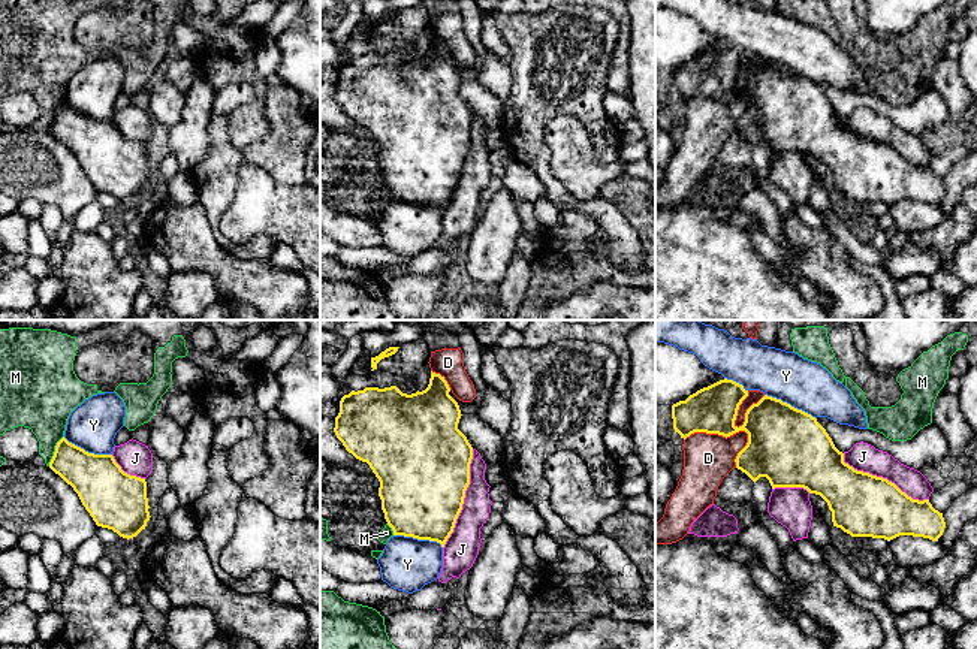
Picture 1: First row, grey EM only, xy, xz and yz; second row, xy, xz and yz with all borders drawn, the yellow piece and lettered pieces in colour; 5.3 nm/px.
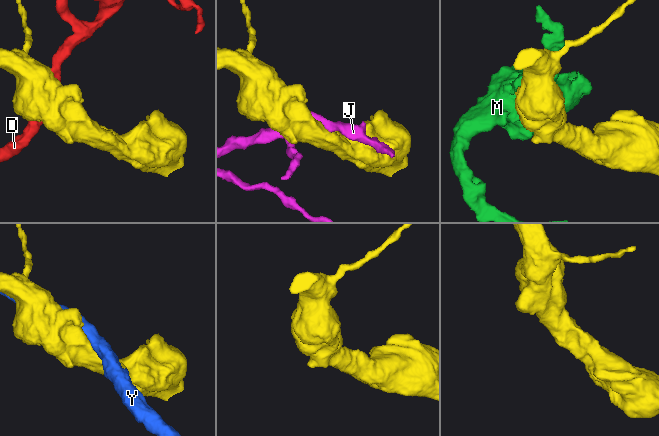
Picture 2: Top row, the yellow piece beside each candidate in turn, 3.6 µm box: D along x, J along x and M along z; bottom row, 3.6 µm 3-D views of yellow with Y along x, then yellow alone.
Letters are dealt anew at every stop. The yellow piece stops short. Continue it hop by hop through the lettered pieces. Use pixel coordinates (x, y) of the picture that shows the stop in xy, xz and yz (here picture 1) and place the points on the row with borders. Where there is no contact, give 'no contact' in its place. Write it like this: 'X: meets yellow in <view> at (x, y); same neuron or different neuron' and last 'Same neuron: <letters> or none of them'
D: meets yellow in yz at (730, 434); different neuron
J: meets yellow in xz at (464, 497); different neuron
M: meets yellow in xy at (56, 450); different neuron
Y: meets yellow in yz at (789, 404); same neuron
Same neuron: Y

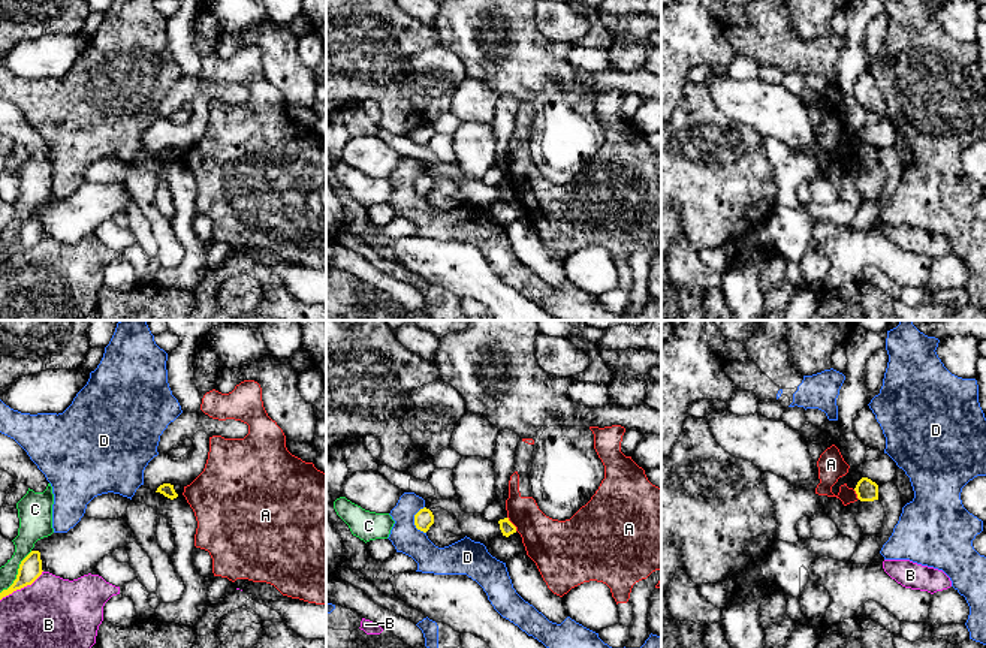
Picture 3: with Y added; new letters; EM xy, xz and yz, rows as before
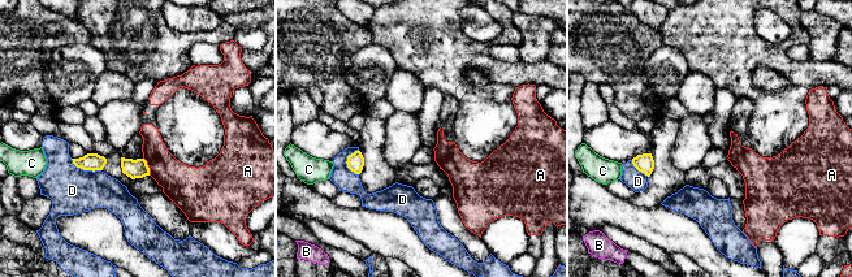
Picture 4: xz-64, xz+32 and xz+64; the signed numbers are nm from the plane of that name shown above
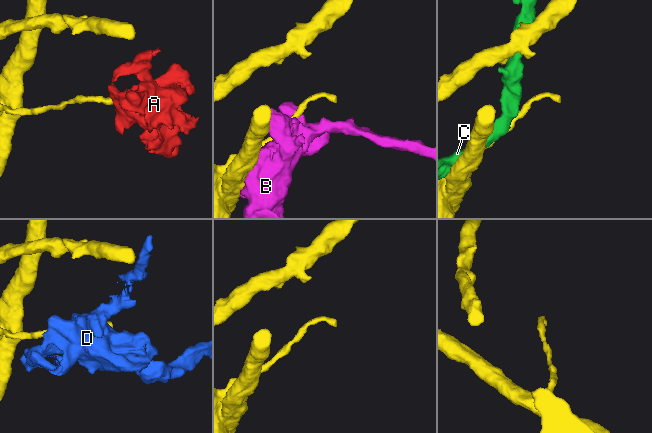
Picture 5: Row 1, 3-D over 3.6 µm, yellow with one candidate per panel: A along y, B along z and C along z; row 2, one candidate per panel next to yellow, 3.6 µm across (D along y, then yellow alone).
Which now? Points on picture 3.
A: meets yellow in xz at (512, 524); different neuron
B: meets yellow in xy at (21, 587); different neuron
C: meets yellow in xy at (18, 573); different neuron
D: meets yellow in xz at (415, 521); different neuron
Same neuron: none of them

